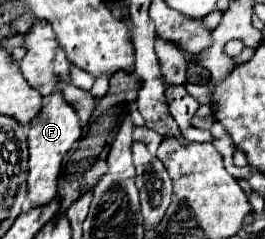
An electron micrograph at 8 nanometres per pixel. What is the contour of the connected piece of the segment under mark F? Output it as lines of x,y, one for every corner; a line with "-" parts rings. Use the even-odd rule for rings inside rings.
58,80
56,90
48,96
48,102
42,106
38,116
30,122
28,130
28,148
30,148
30,168
28,168
28,196
32,206
42,206
50,202
58,192
58,174
62,158
72,148
72,144
82,136
80,118
70,102
62,96
62,80

